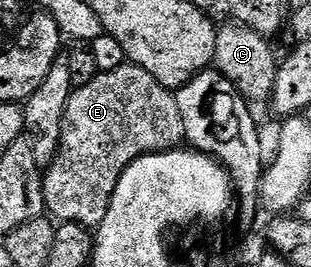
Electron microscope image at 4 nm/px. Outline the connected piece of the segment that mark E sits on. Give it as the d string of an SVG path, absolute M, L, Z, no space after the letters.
M125 64L105 74L97 73L95 77L85 86L77 85L68 97L62 120L60 147L56 158L42 174L47 213L57 223L76 223L87 228L99 227L122 172L135 158L177 149L185 141L184 125L175 93L160 86L158 80L150 76L150 72L140 66Z

